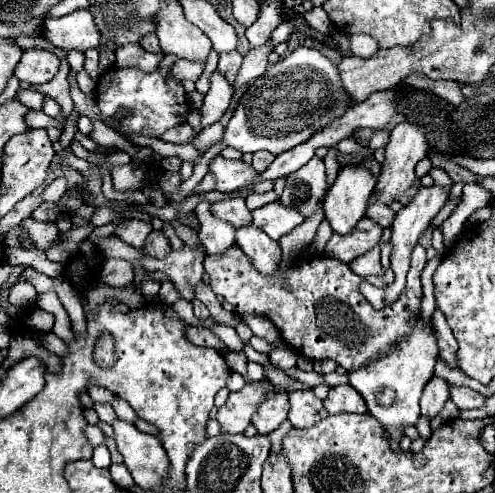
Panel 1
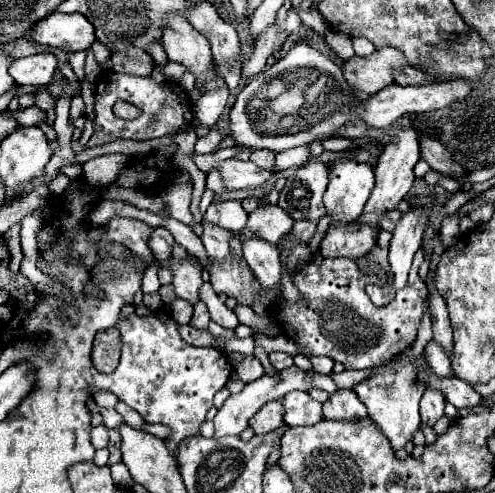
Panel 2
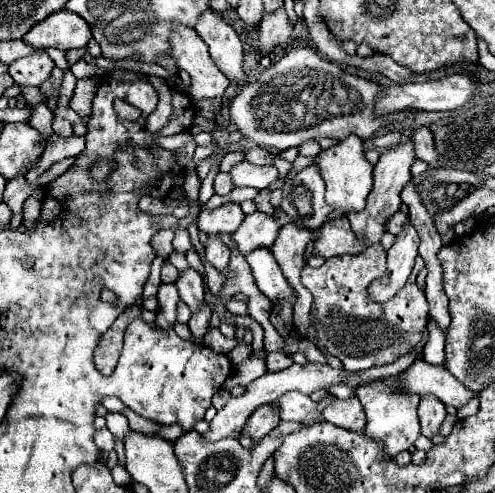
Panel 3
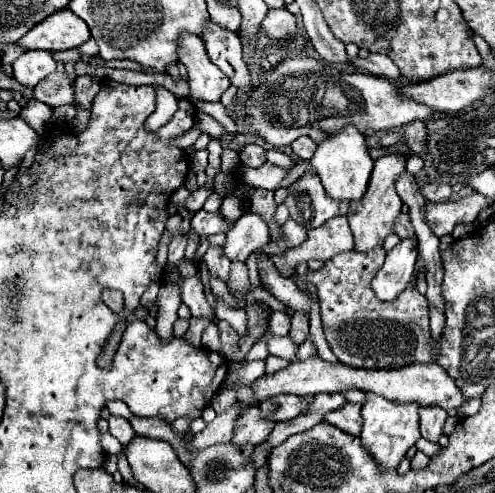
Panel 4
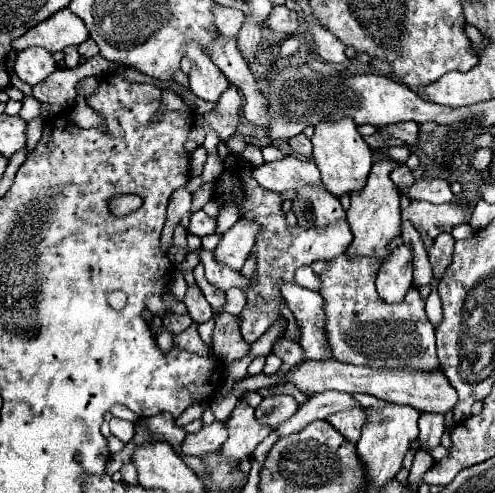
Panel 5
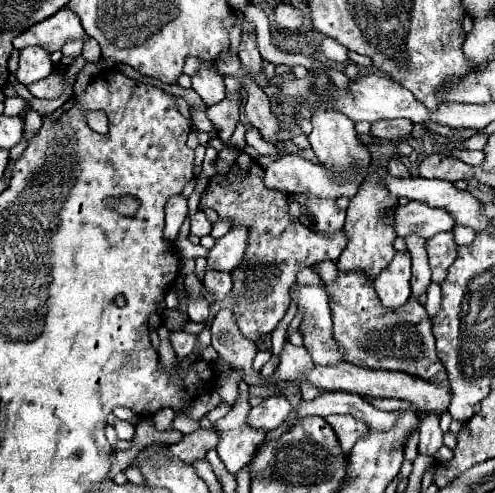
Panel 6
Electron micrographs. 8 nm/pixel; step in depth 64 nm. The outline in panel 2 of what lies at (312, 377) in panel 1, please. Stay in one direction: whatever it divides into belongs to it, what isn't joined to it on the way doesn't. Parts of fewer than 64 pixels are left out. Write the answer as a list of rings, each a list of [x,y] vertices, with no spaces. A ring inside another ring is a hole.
[[[318,374],[318,376],[316,376],[314,386],[316,386],[316,388],[326,390],[328,394],[334,394],[334,392],[338,392],[338,390],[340,390],[340,388],[336,386],[336,382],[334,382],[330,376],[324,376],[324,374]]]

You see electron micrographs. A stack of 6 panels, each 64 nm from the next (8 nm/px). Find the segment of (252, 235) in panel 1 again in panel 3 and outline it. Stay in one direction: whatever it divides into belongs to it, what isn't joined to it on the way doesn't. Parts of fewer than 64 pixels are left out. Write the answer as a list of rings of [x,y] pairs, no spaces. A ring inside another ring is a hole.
[[[256,248],[256,252],[250,252],[246,256],[246,260],[254,272],[254,280],[256,280],[258,288],[262,290],[262,294],[266,294],[272,302],[276,302],[276,300],[278,302],[290,300],[292,304],[296,302],[294,288],[284,278],[278,262],[274,260],[274,256],[268,248]]]

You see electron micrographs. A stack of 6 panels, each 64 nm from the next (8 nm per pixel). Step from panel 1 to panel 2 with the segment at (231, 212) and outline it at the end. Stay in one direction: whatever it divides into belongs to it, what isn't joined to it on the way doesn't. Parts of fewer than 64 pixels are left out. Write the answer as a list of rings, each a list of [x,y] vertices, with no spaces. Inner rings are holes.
[[[228,200],[228,202],[220,202],[220,204],[212,204],[206,212],[204,212],[204,222],[220,226],[232,234],[240,232],[240,228],[244,228],[248,214],[242,208],[240,200]]]

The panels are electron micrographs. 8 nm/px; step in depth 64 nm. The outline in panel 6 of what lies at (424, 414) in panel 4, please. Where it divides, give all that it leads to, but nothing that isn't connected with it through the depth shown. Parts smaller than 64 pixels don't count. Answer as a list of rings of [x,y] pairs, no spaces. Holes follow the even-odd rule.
[[[426,416],[426,418],[420,422],[418,434],[420,434],[418,454],[434,456],[434,454],[438,452],[438,448],[442,446],[442,430],[440,430],[440,426],[438,426],[438,416]]]

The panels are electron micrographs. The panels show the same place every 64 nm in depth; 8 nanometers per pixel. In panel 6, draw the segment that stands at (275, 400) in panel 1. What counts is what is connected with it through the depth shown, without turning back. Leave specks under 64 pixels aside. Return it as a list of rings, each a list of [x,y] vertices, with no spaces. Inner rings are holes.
[[[243,380],[238,386],[240,391],[238,402],[224,418],[214,422],[214,428],[220,434],[216,450],[230,474],[236,474],[240,468],[248,466],[256,448],[266,438],[266,432],[256,432],[254,428],[248,428],[248,424],[244,424],[244,416],[248,414],[250,408],[249,386]]]

